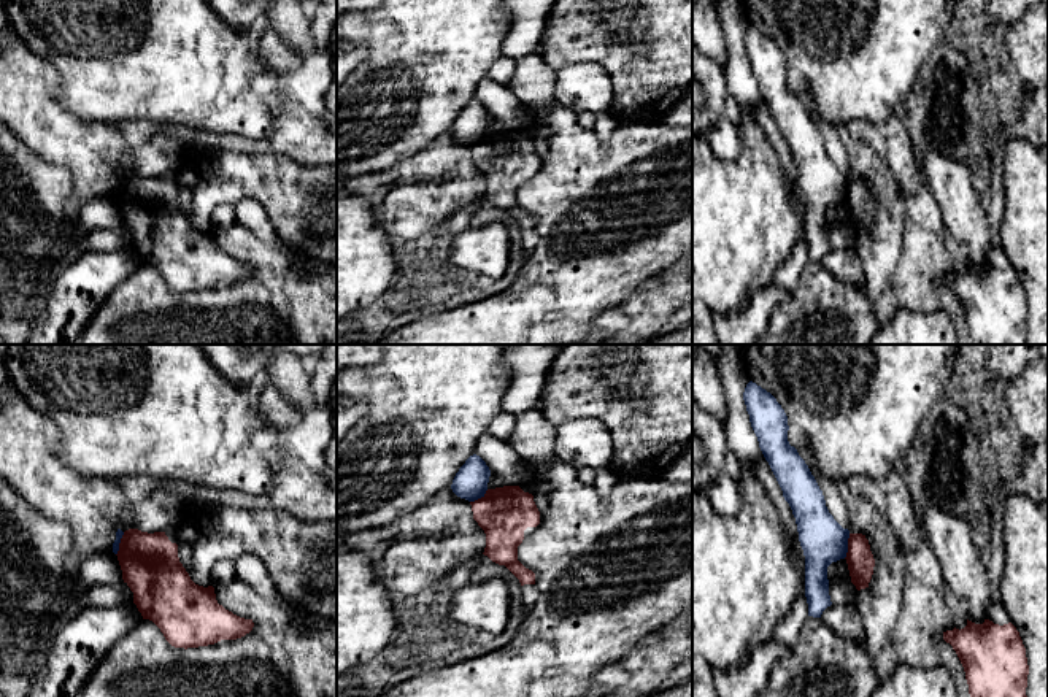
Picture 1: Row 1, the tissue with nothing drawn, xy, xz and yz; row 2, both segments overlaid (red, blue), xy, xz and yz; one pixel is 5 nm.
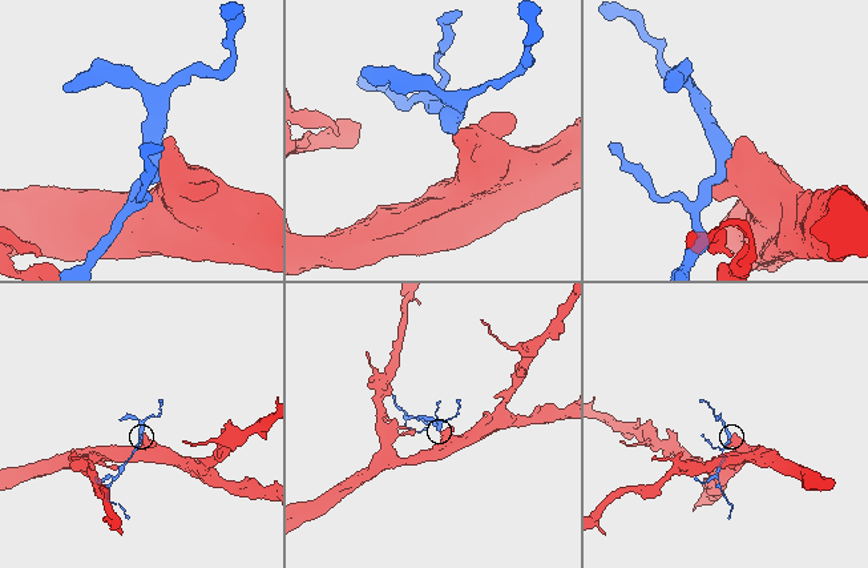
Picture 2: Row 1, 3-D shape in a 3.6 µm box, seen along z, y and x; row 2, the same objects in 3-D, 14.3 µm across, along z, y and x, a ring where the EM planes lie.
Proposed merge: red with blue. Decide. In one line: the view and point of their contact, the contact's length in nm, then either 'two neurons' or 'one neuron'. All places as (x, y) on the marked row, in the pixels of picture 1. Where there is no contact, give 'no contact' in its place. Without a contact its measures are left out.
meets red in yz at (848, 546); contact 130 nm long; two neurons

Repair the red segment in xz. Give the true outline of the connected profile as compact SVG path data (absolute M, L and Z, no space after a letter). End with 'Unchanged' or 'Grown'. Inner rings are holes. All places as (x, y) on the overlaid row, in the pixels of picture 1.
M519 486L487 489L486 494L470 502L473 519L486 533L484 556L505 565L521 583L535 584L535 573L518 560L518 546L527 527L540 524L540 511L534 495Z. Unchanged

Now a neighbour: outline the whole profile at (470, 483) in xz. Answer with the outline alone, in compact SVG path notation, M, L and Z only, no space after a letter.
M473 454L456 473L451 489L457 497L475 502L484 497L489 476L491 470L486 462L480 456Z

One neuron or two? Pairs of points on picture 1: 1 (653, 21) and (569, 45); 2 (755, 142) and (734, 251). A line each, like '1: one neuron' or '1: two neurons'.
1: one neuron
2: one neuron

